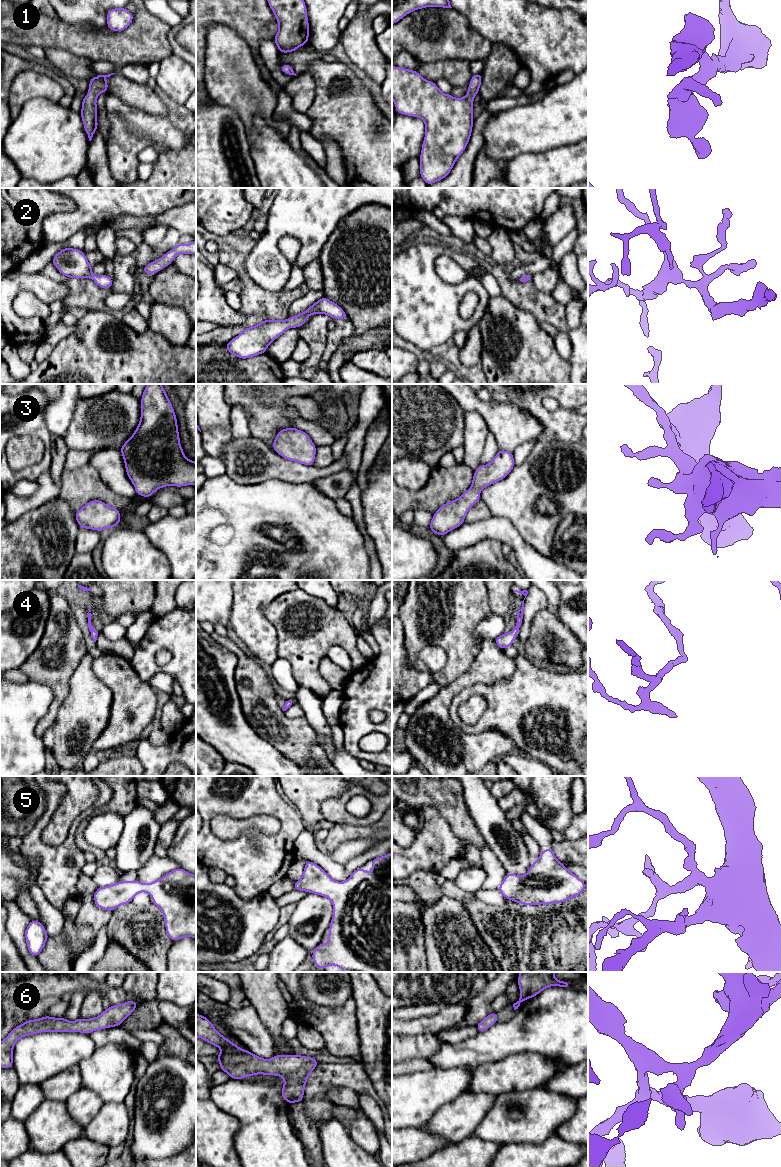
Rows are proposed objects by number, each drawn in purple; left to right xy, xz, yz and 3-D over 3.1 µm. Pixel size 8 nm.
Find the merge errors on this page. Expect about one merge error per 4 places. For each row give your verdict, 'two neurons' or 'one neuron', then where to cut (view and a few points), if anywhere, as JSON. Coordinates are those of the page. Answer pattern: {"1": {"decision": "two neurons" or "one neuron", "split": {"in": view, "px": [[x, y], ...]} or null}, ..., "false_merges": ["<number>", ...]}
{"1": {"decision": "one neuron", "split": null}, "2": {"decision": "one neuron", "split": null}, "3": {"decision": "one neuron", "split": null}, "4": {"decision": "one neuron", "split": null}, "5": {"decision": "one neuron", "split": null}, "6": {"decision": "one neuron", "split": null}, "false_merges": []}

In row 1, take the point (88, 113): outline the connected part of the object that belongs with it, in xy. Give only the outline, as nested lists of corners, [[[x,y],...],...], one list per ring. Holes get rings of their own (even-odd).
[[[115,73],[108,75],[98,75],[89,79],[88,94],[82,99],[82,109],[80,115],[83,121],[85,132],[88,135],[89,141],[95,131],[98,129],[97,121],[97,96],[102,92],[108,92],[108,82],[105,80],[106,77],[110,77]]]

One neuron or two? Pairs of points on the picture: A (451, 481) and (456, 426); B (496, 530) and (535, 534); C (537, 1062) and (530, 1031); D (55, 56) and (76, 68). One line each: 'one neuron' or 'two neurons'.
A: two neurons
B: two neurons
C: two neurons
D: one neuron

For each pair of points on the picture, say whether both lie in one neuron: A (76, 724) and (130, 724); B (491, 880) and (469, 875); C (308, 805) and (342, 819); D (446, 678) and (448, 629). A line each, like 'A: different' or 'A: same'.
A: different
B: different
C: different
D: same

